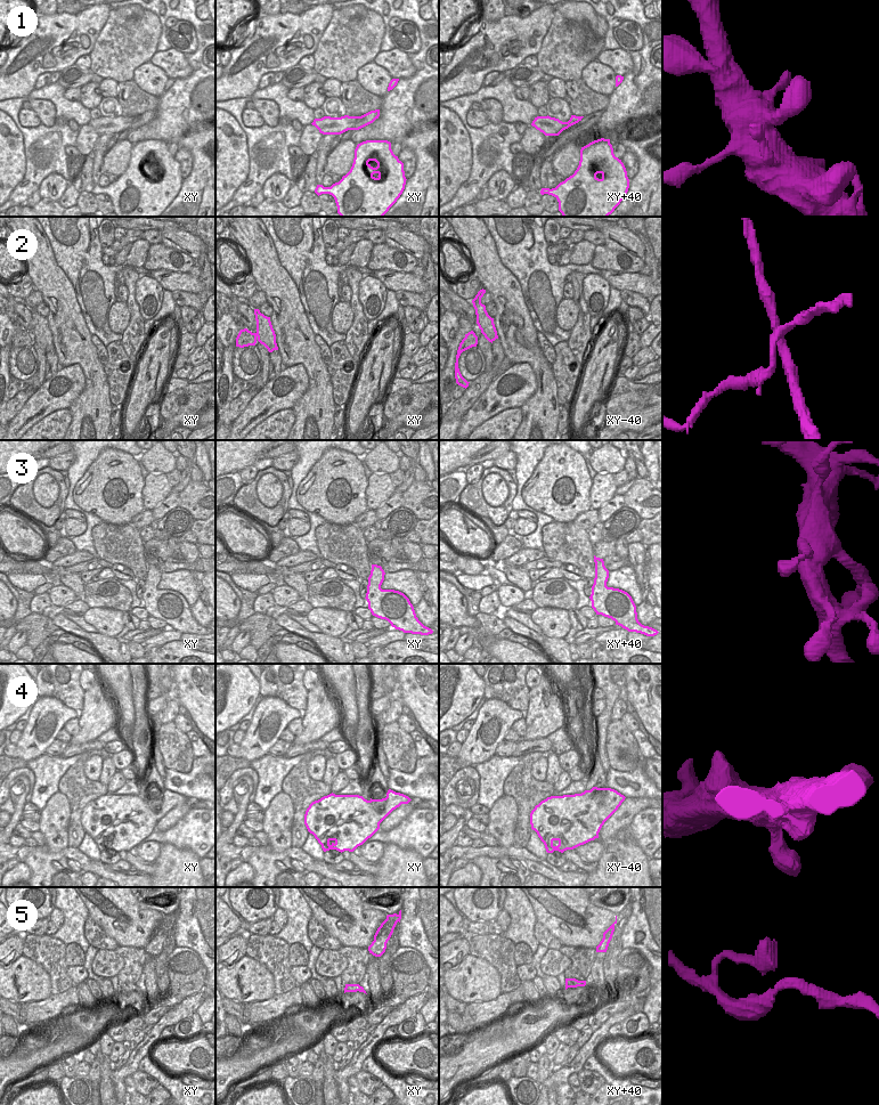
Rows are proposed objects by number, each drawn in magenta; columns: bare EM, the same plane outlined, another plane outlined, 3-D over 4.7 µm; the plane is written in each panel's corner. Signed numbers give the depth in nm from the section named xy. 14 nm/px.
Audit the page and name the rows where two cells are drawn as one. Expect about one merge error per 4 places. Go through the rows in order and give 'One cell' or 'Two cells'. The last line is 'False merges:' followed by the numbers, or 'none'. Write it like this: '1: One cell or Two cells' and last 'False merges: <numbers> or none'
1: One cell
2: Two cells
3: One cell
4: One cell
5: One cell
False merges: 2.

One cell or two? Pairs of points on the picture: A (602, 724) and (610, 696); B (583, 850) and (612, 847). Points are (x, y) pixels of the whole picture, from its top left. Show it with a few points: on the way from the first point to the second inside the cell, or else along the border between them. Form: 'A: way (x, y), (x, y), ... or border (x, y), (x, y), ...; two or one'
A: way (604, 717), (609, 703); one
B: border (599, 839), (602, 845), (602, 855), (597, 862); two

